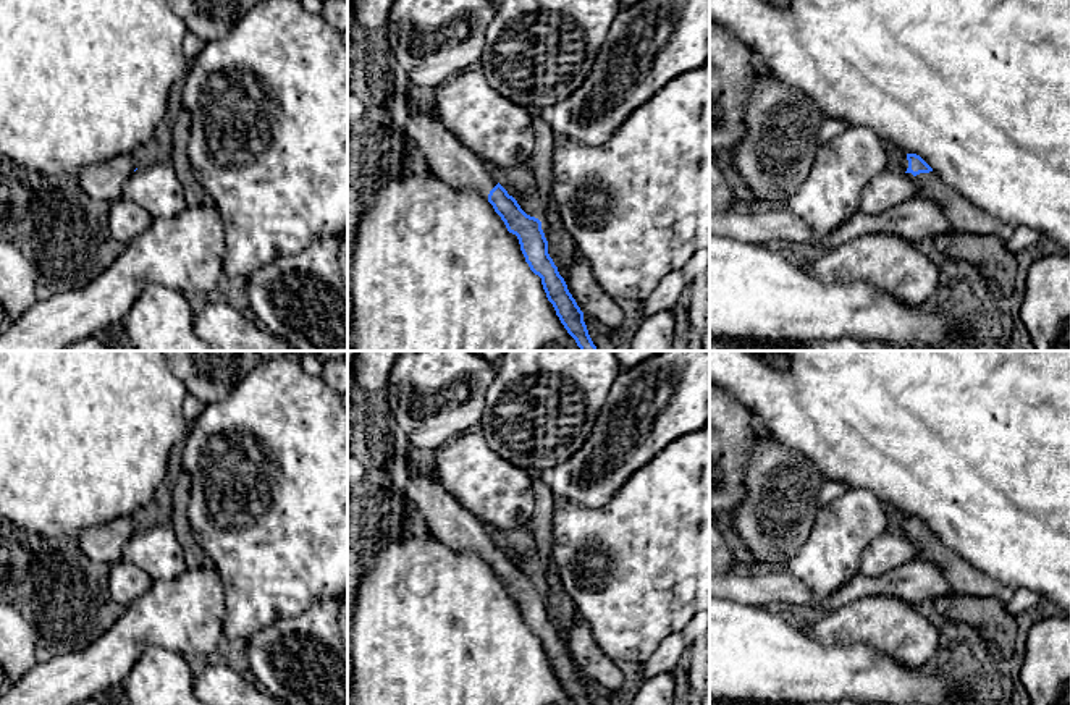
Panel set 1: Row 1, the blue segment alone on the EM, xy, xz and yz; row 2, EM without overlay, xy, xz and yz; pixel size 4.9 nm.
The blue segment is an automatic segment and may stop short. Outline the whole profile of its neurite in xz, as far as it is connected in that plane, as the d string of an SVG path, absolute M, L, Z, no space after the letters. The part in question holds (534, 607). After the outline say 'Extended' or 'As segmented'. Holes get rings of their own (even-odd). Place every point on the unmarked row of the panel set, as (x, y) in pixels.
M404 456L388 461L383 469L407 501L423 514L433 538L456 551L472 553L493 568L508 593L517 598L525 624L541 640L546 660L567 695L575 705L593 705L583 674L548 616L541 584L527 577L517 563L493 542L485 522L464 509L438 482L414 472Z. Extended

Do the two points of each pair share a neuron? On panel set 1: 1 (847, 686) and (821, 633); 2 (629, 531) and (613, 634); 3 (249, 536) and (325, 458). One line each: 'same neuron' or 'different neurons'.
1: different neurons
2: same neuron
3: same neuron

